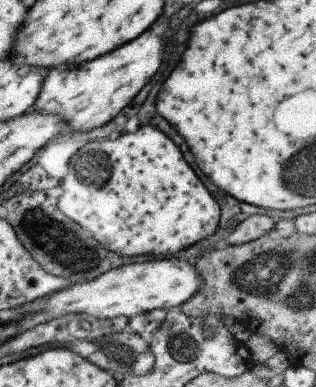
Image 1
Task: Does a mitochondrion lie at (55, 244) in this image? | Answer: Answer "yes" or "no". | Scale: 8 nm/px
yes

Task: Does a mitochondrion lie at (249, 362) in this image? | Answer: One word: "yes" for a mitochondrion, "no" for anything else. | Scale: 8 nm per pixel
no

